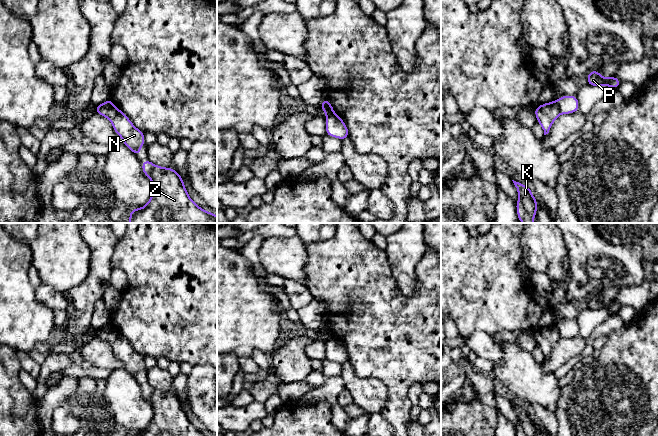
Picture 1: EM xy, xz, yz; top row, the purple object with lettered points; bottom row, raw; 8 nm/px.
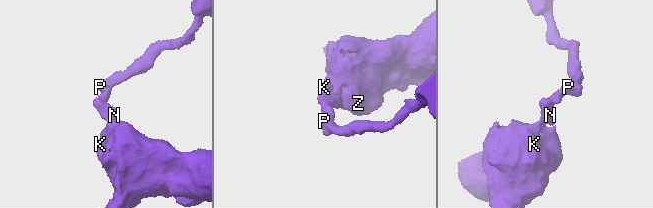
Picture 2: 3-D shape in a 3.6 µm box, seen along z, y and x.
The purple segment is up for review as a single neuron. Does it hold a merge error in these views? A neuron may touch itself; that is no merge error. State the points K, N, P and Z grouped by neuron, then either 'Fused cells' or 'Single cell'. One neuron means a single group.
Groups: K N Z / P. Fused cells

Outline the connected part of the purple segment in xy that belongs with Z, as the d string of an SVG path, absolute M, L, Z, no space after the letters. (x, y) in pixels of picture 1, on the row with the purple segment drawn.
M149 160L142 161L143 173L152 181L153 194L148 203L130 210L128 223L217 223L217 216L201 209L188 195L182 177L173 168L160 167Z

